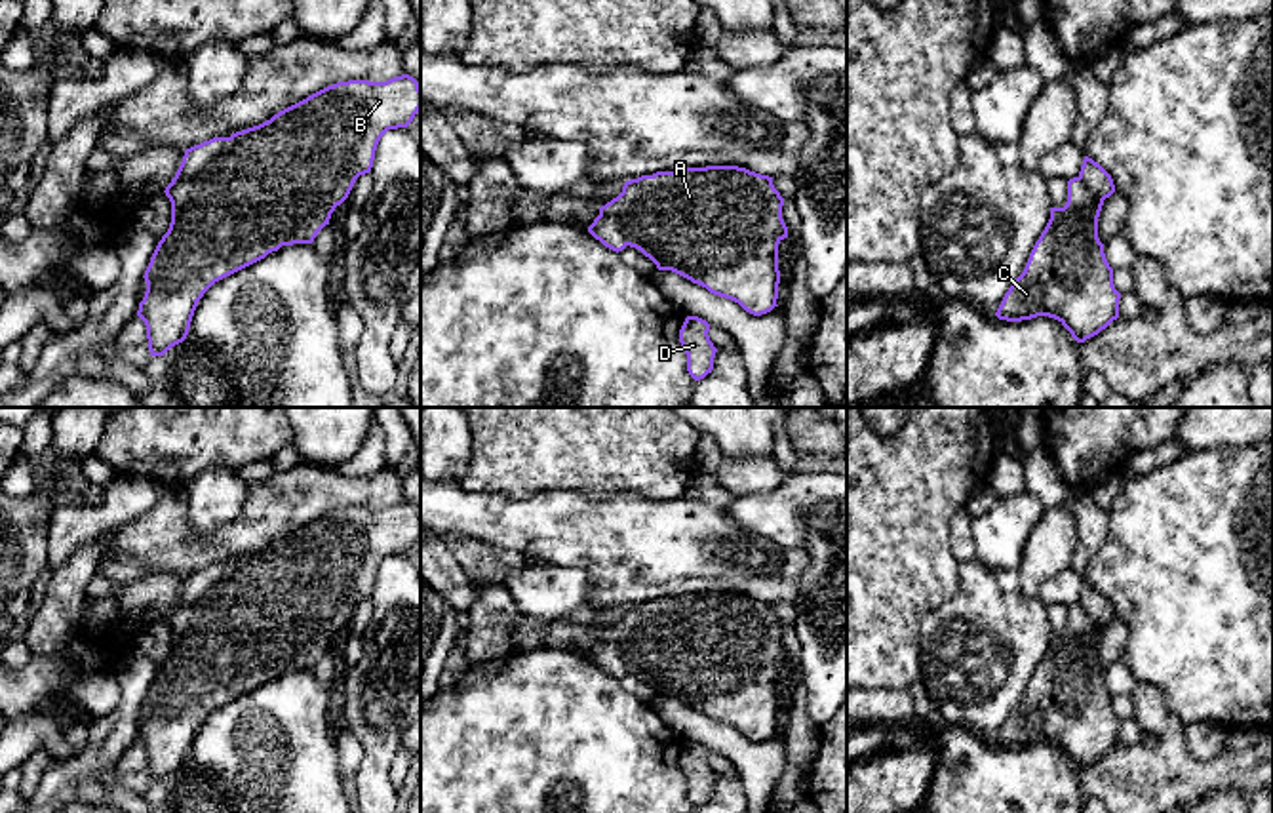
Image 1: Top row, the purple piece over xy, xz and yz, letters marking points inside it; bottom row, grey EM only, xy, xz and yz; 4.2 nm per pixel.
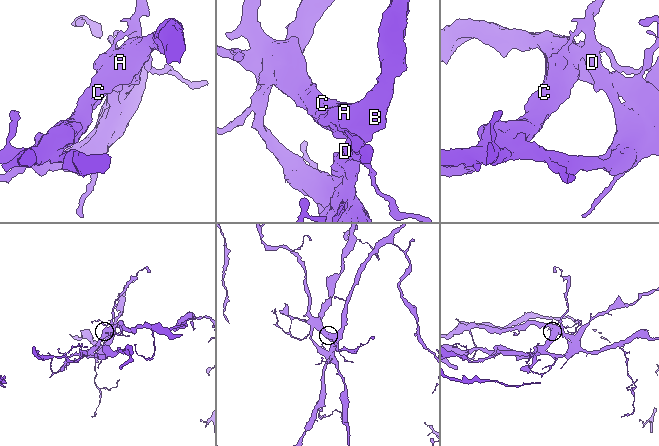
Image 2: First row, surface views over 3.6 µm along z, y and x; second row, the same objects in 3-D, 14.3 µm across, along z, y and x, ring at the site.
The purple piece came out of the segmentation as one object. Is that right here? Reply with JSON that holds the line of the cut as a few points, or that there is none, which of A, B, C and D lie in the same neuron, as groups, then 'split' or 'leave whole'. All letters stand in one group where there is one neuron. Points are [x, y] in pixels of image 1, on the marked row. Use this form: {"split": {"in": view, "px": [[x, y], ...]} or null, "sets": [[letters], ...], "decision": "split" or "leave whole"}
{"split": {"in": "xy", "px": [[229, 138], [196, 174], [172, 183]]}, "sets": [["A", "B", "C"], ["D"]], "decision": "split"}

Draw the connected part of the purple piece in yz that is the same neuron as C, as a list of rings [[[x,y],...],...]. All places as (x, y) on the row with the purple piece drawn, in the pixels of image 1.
[[[1079,177],[1067,181],[1067,202],[1050,208],[1024,272],[995,312],[999,320],[1048,316],[1085,343],[1119,318],[1121,293],[1098,238],[1102,206]]]

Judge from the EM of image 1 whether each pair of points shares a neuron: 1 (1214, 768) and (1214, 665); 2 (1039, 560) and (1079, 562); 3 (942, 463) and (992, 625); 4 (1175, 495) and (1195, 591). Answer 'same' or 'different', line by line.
1: different
2: different
3: different
4: same

